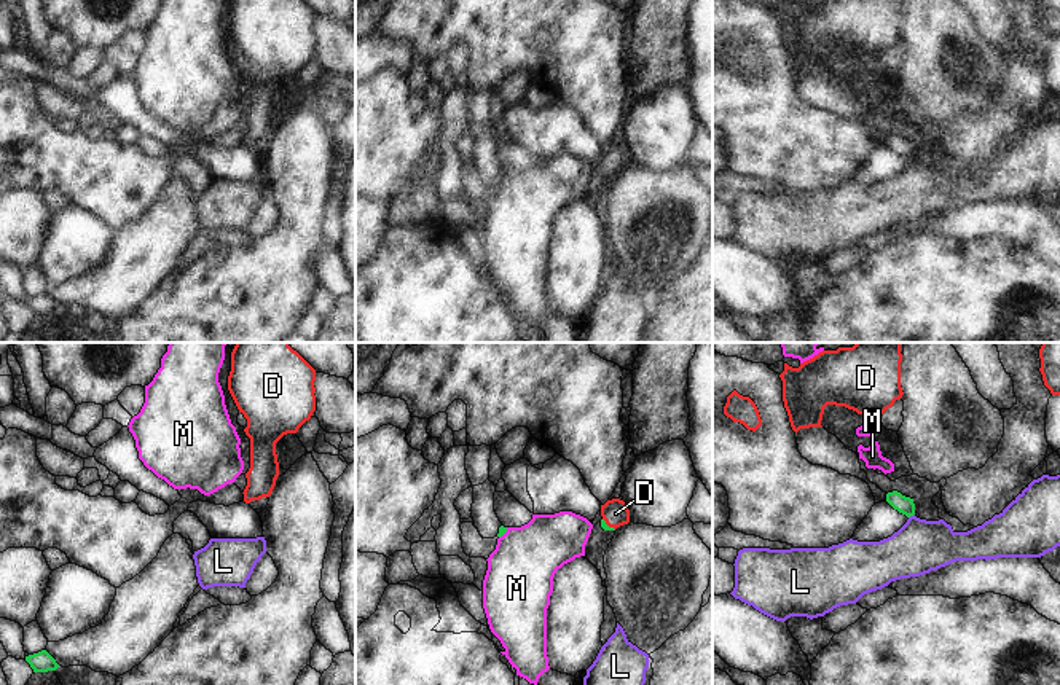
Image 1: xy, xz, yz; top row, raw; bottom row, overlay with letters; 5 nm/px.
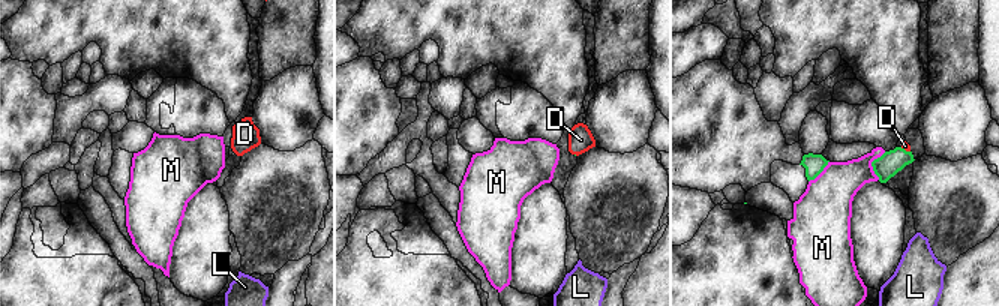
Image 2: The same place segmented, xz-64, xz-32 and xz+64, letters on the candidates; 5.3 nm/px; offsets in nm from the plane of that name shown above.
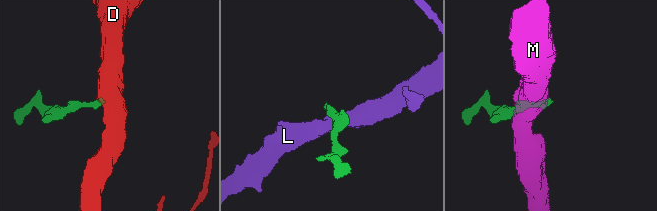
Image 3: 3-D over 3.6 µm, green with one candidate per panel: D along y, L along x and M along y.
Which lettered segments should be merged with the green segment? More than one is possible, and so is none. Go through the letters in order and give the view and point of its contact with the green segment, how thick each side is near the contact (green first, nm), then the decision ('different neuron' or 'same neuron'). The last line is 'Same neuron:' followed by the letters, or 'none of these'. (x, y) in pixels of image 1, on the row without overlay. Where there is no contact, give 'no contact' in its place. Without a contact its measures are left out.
D: xz (606, 168) | 40/140 nm | same neuron
L: yz (910, 158) | 90/280 nm | different neuron
M: xz (504, 176) | 40/340 nm | different neuron
Same neuron: D

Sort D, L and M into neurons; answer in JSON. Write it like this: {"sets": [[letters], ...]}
{"sets": [["D"], ["L"], ["M"]]}

